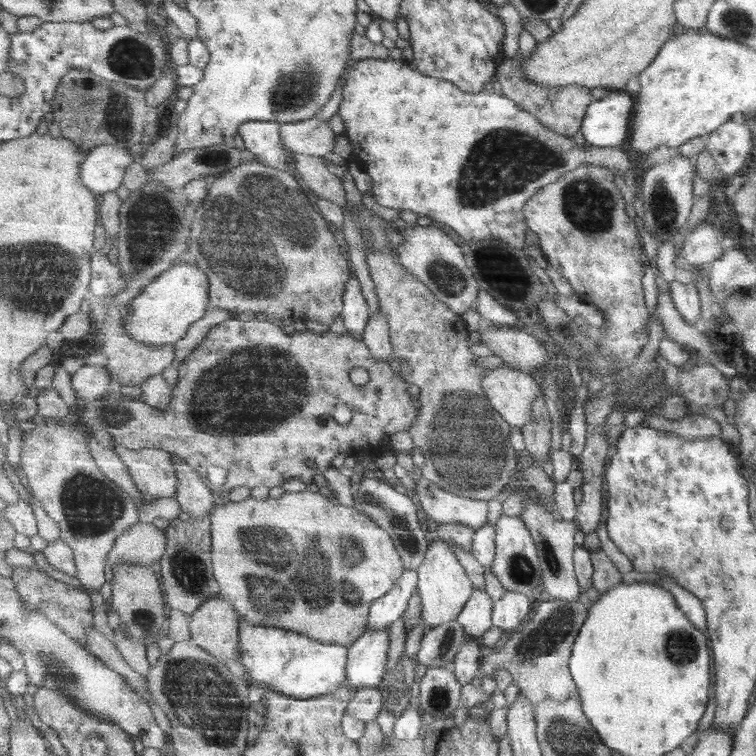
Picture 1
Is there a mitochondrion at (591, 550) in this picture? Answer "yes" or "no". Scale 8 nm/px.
no

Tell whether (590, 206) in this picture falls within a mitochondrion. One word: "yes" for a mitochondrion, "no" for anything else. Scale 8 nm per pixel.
yes

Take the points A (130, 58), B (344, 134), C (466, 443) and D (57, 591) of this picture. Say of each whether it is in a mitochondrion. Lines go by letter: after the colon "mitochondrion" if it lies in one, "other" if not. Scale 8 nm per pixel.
A: mitochondrion
B: other
C: mitochondrion
D: other

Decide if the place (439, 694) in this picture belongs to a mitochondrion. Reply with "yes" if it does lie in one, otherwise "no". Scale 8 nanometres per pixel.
yes

